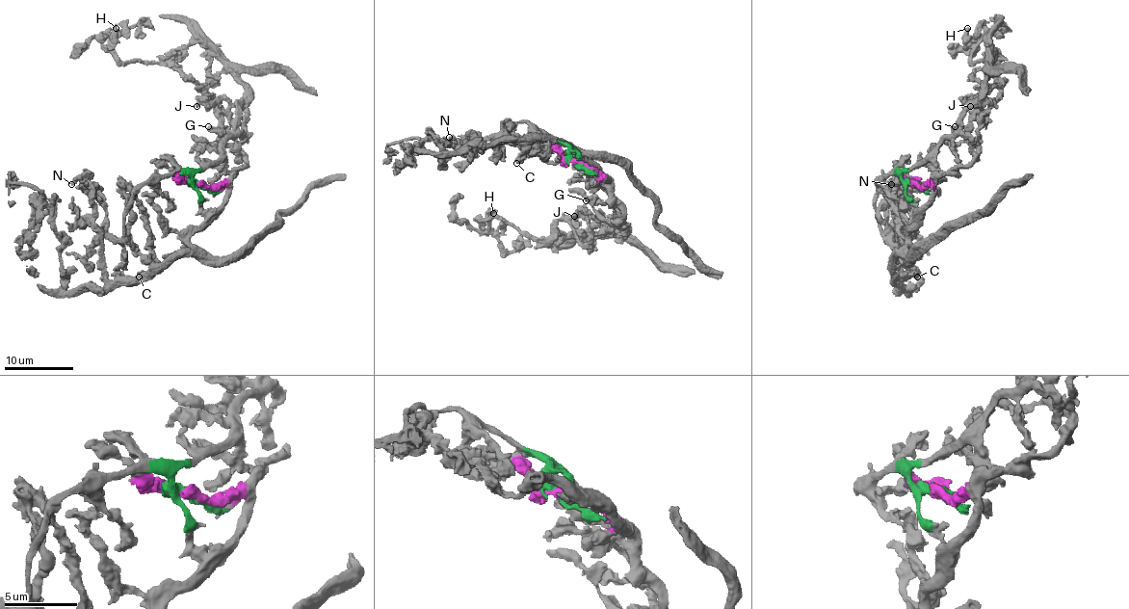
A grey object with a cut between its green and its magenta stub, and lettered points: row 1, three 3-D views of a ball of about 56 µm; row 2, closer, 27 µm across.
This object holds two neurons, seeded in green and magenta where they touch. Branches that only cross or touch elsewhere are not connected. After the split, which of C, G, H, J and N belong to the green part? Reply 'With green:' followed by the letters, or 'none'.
With green: G, N

